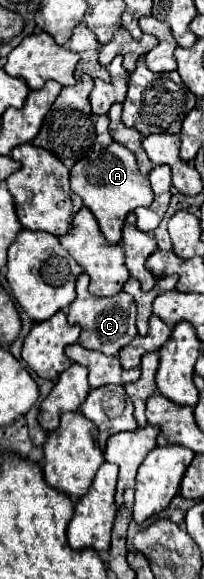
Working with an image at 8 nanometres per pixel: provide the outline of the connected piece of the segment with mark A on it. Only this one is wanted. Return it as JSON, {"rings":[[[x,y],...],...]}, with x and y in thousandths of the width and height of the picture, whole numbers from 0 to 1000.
{"rings":[[[569,244],[539,247],[471,278],[392,275],[343,292],[343,323],[373,337],[402,340],[412,354],[451,364],[529,420],[588,420],[598,389],[637,364],[745,351],[745,323],[735,323],[725,306],[706,306],[676,295],[657,264]]]}

